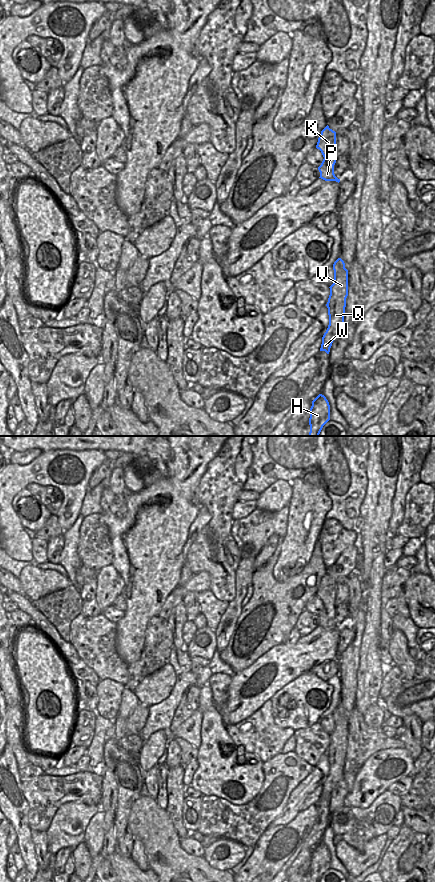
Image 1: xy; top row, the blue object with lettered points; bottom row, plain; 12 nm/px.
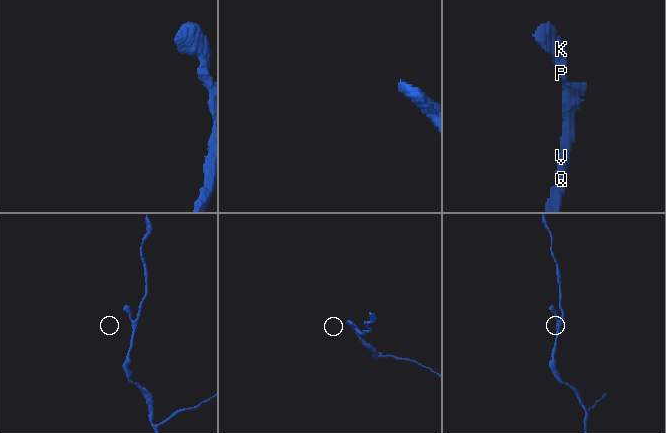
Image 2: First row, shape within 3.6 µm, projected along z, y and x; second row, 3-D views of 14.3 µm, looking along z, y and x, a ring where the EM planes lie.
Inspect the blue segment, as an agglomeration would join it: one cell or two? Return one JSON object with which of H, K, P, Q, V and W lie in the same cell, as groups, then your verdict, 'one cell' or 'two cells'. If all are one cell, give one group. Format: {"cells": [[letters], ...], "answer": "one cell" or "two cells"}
{"cells": [["H", "K", "P", "Q", "V", "W"]], "answer": "one cell"}

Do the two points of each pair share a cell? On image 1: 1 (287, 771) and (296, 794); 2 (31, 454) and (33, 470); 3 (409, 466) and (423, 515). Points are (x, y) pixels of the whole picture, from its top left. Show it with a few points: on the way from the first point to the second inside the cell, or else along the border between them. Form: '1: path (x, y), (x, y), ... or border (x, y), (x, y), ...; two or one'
1: border (311, 771), (293, 789), (283, 808); two
2: border (42, 452), (26, 464), (10, 463); two
3: border (420, 482), (413, 485), (407, 492), (405, 507); two

